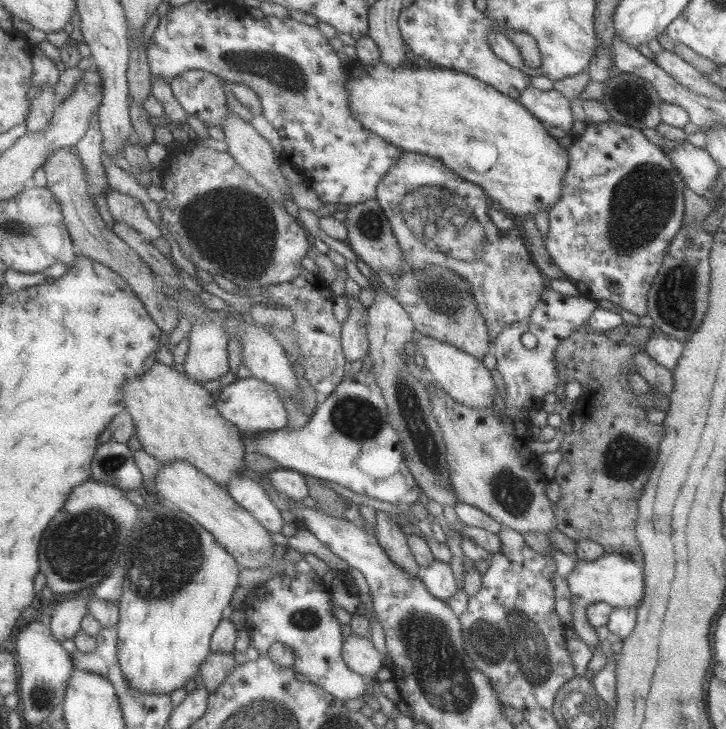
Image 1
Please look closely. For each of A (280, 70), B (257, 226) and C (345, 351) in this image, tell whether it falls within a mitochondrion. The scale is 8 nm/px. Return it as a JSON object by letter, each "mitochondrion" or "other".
{"A":"mitochondrion","B":"mitochondrion","C":"other"}

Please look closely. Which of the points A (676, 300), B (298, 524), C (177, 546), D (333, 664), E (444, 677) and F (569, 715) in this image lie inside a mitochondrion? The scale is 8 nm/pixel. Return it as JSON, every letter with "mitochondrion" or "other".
{"A":"mitochondrion","B":"other","C":"mitochondrion","D":"other","E":"mitochondrion","F":"other"}

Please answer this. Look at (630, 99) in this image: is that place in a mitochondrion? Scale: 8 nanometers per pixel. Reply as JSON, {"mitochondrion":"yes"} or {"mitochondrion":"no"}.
{"mitochondrion":"yes"}

